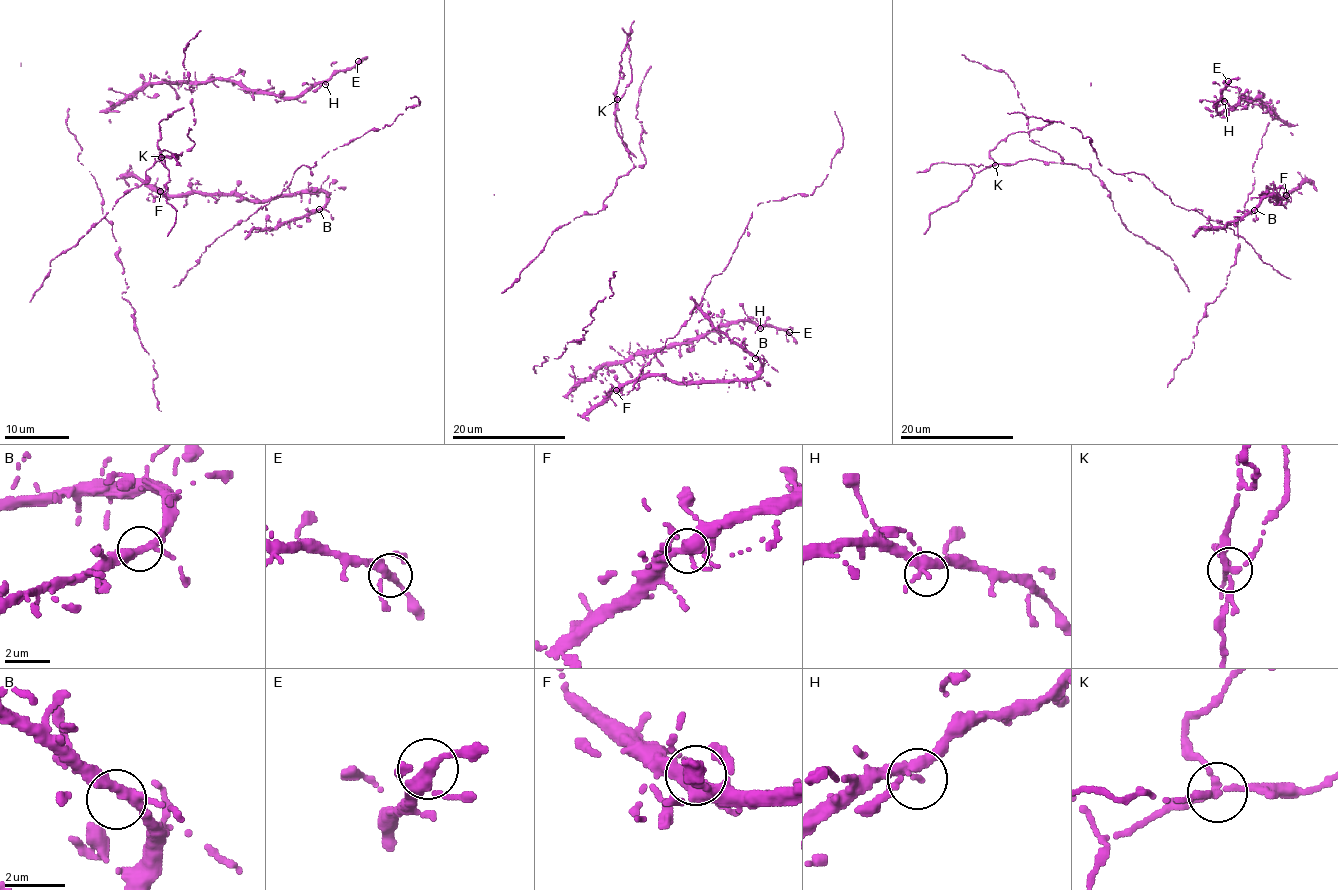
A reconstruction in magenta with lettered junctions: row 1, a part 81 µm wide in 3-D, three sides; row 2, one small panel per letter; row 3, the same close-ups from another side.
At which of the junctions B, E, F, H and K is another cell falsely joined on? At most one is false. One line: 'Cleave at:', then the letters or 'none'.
Cleave at: K

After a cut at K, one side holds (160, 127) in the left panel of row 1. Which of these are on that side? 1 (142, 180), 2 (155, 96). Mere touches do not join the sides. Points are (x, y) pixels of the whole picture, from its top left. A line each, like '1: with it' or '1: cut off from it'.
1: cut off from it
2: cut off from it

